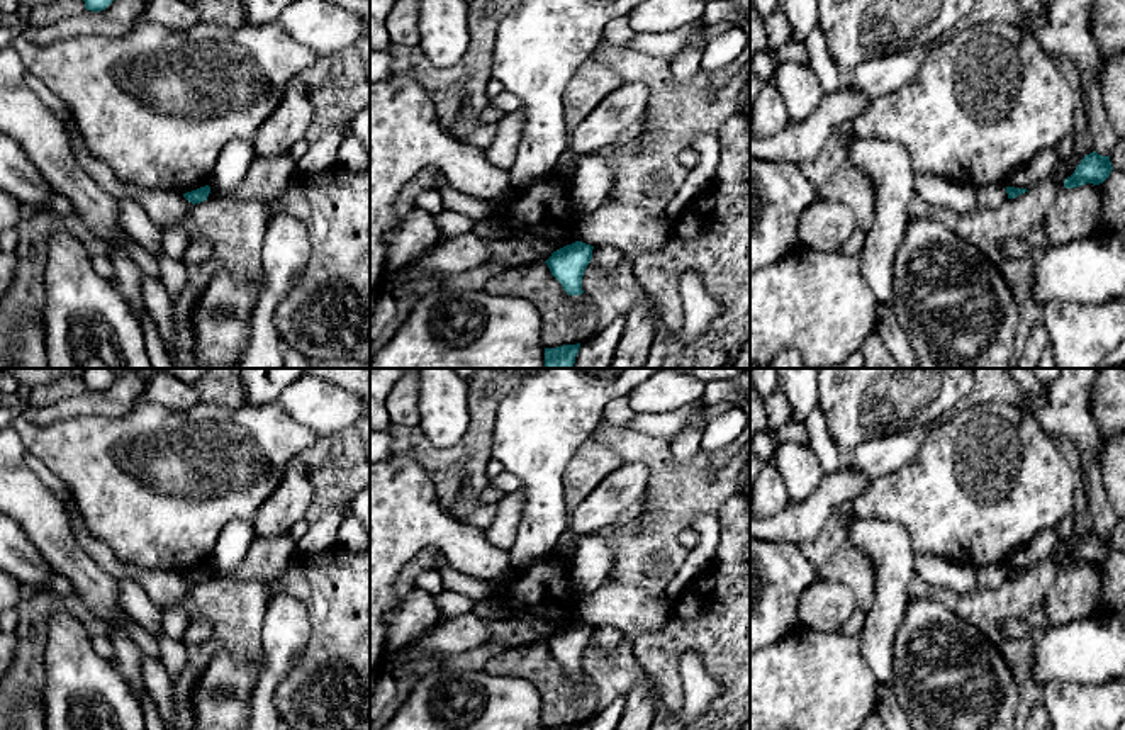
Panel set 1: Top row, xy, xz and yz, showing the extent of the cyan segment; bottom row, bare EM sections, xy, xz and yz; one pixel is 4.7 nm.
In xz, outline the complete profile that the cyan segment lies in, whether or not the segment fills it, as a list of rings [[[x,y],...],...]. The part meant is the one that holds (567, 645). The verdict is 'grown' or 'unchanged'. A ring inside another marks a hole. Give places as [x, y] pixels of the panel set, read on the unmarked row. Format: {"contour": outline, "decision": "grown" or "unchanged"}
{"contour": [[[575,621],[551,633],[545,642],[551,655],[562,664],[568,676],[580,676],[582,657],[592,640],[594,626]]], "decision": "unchanged"}

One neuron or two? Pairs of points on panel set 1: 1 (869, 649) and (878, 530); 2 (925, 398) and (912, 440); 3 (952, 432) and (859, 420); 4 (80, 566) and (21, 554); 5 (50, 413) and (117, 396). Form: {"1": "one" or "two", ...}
{"1": "one", "2": "two", "3": "two", "4": "two", "5": "one"}

